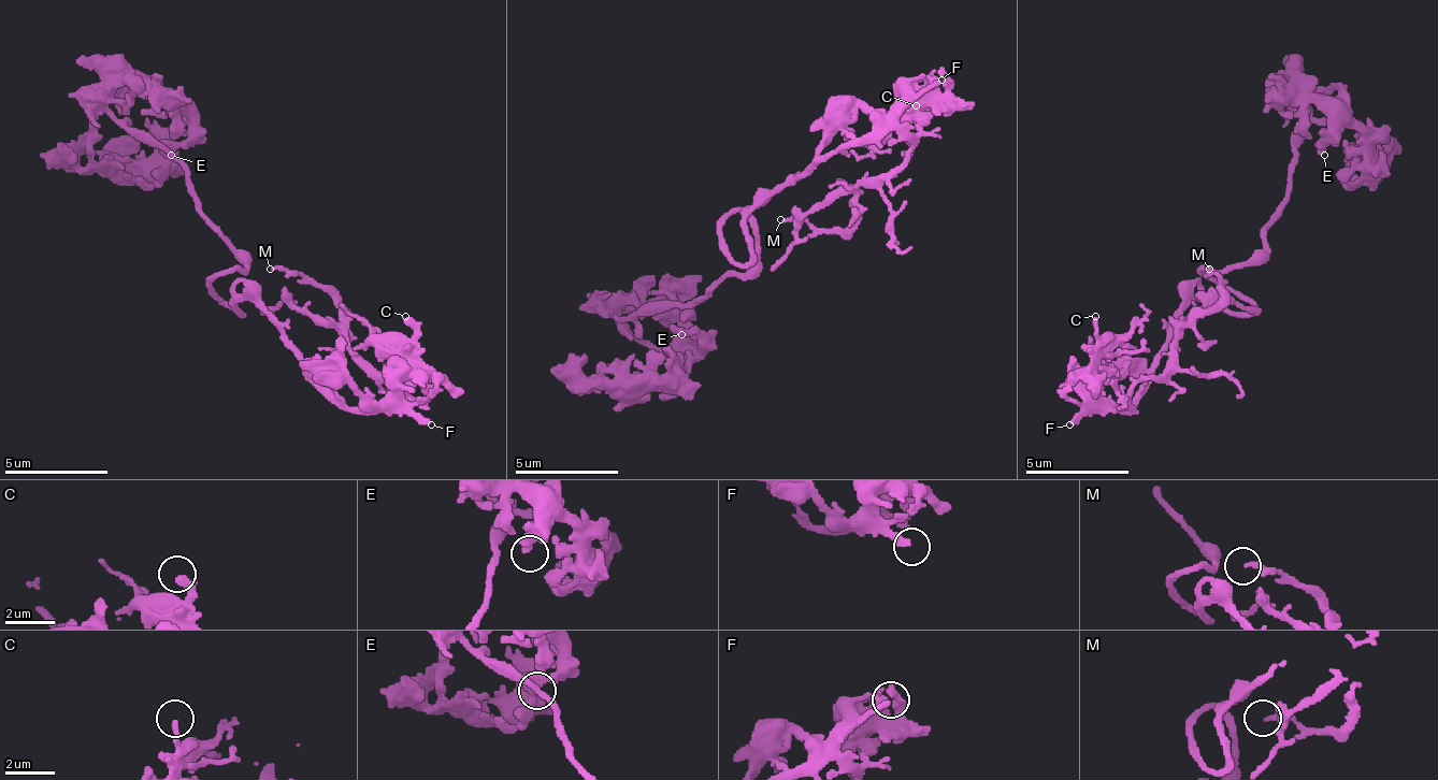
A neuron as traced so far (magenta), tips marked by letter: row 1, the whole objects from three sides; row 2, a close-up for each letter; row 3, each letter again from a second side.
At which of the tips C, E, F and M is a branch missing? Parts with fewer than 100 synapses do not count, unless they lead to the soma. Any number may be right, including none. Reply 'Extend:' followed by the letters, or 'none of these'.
Extend: F

